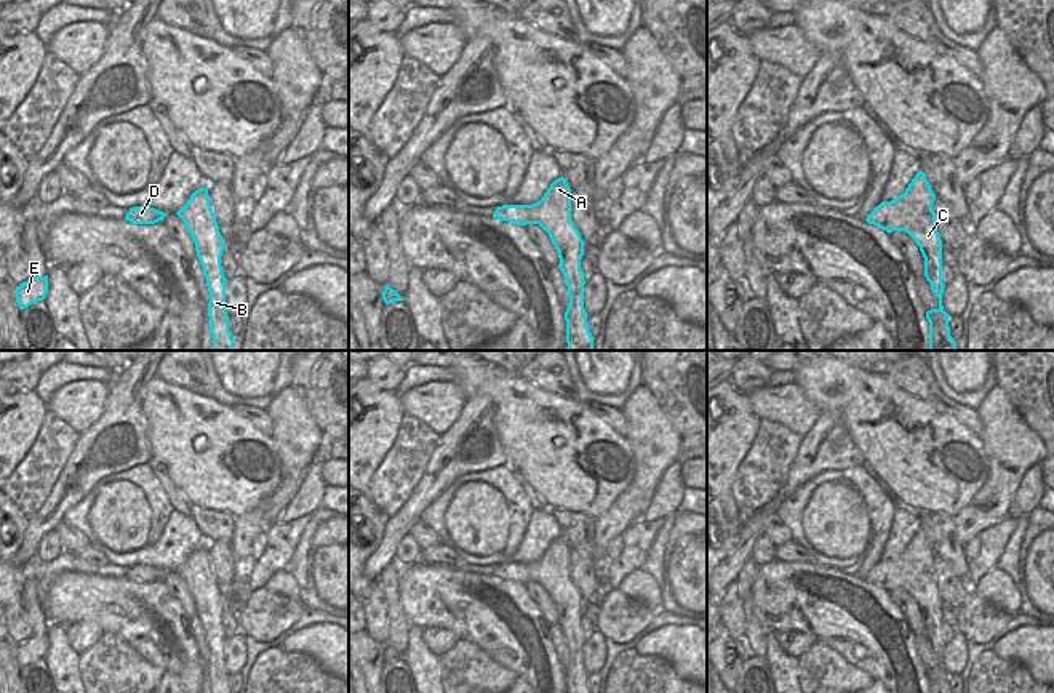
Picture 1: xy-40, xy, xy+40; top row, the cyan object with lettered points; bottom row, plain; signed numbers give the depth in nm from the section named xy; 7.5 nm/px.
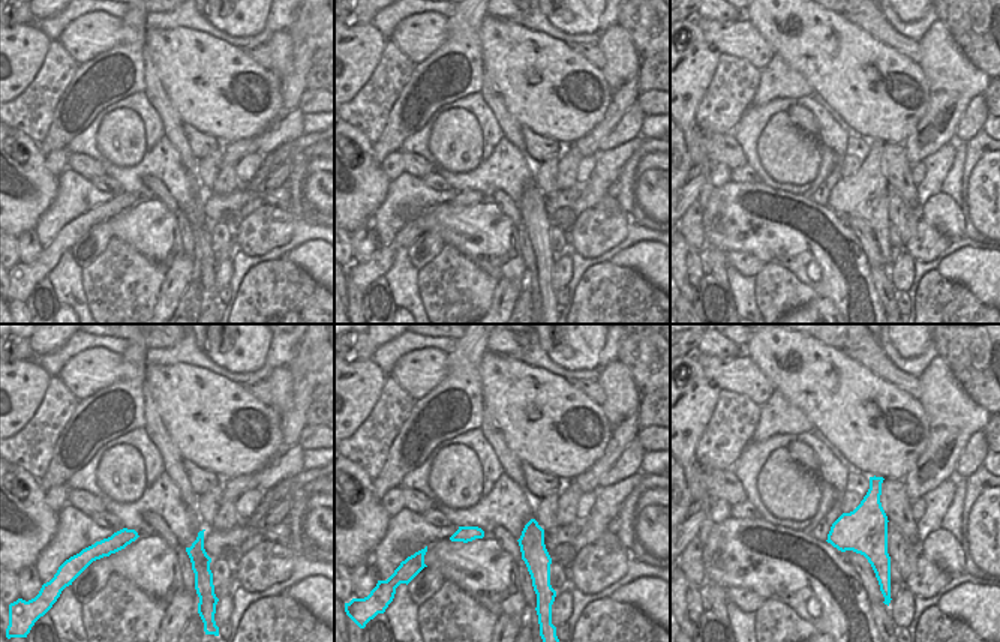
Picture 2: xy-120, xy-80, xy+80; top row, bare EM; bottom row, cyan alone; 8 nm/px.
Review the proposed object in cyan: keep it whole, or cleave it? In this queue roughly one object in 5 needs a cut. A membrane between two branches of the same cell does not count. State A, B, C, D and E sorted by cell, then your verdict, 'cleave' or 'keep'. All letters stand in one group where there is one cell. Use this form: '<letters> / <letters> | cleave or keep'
A B C D E | keep

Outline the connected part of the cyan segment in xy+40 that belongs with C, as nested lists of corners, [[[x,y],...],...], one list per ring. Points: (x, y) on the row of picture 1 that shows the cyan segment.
[[[920,170],[904,194],[896,200],[881,202],[867,216],[867,222],[888,234],[892,230],[907,232],[920,246],[924,258],[924,277],[931,283],[932,293],[939,298],[939,307],[926,312],[929,322],[929,351],[956,351],[956,342],[950,336],[948,314],[942,306],[942,240],[937,232],[932,203],[936,195]]]

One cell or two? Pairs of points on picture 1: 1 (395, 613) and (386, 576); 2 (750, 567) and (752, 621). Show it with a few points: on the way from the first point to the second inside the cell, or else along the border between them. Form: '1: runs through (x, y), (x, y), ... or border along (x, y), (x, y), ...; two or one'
1: runs through (392, 604), (389, 586); one
2: runs through (746, 580), (747, 608); one

